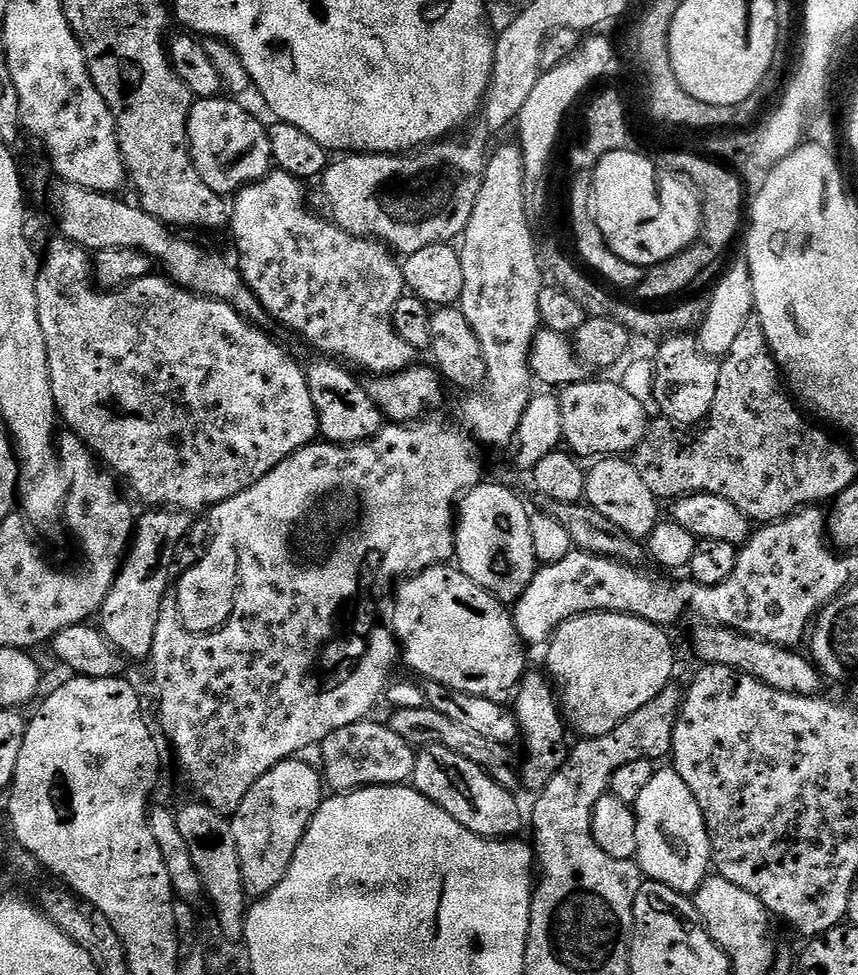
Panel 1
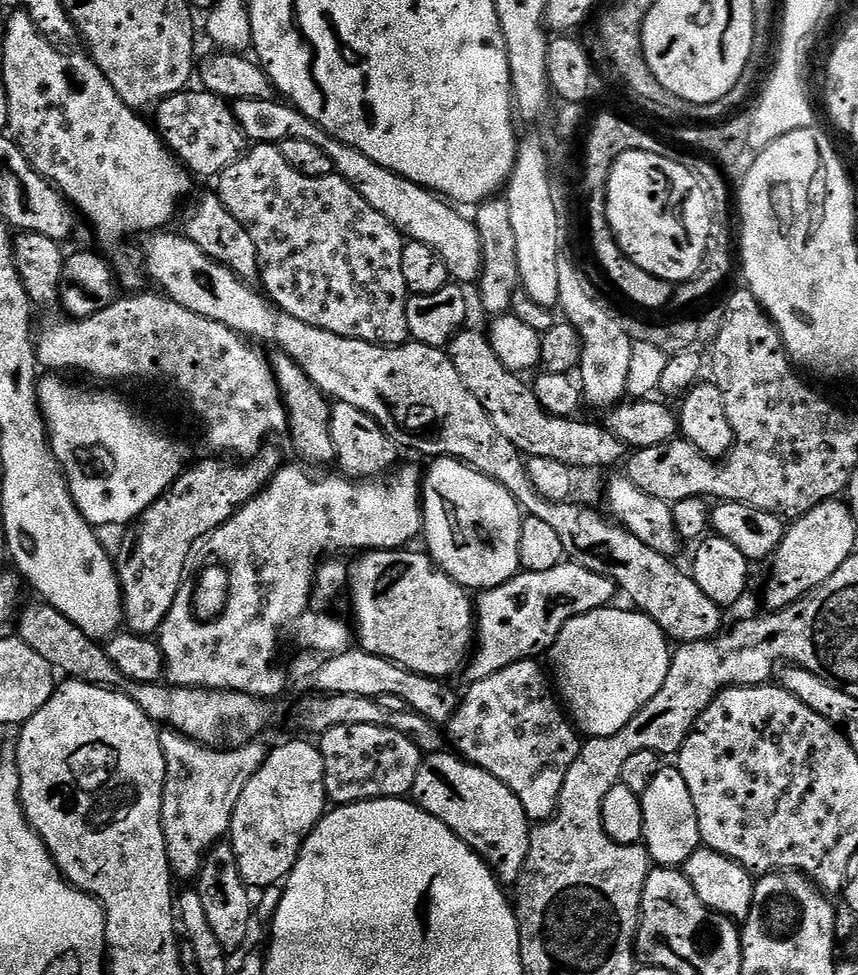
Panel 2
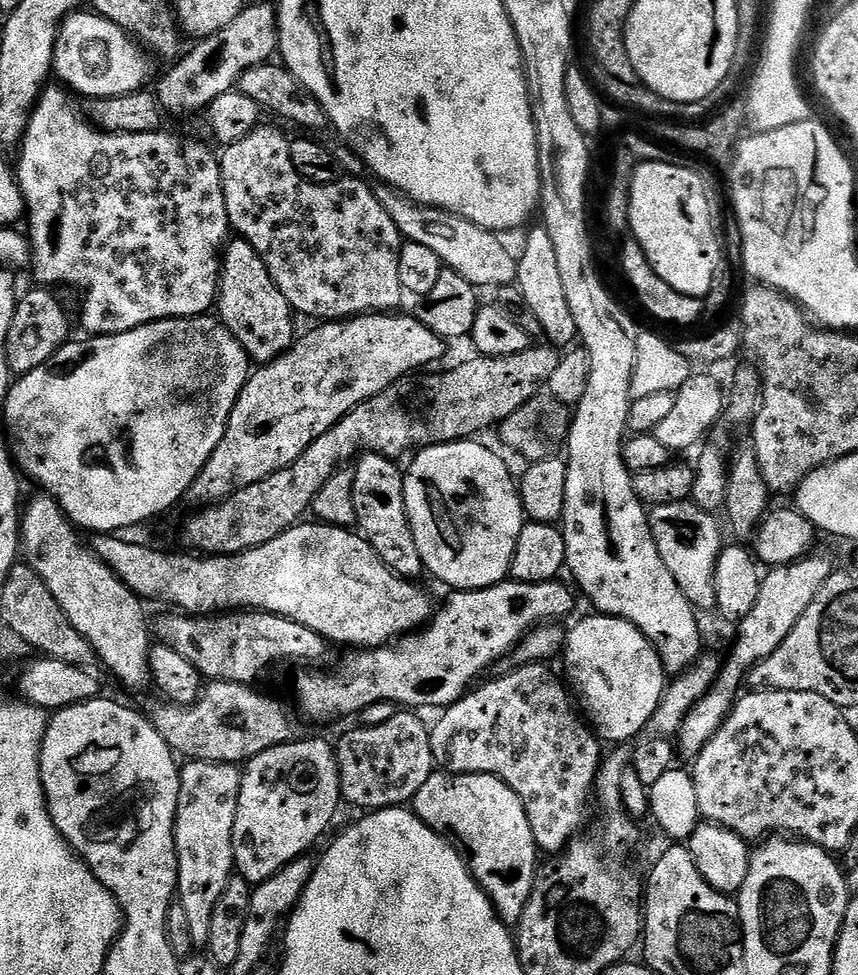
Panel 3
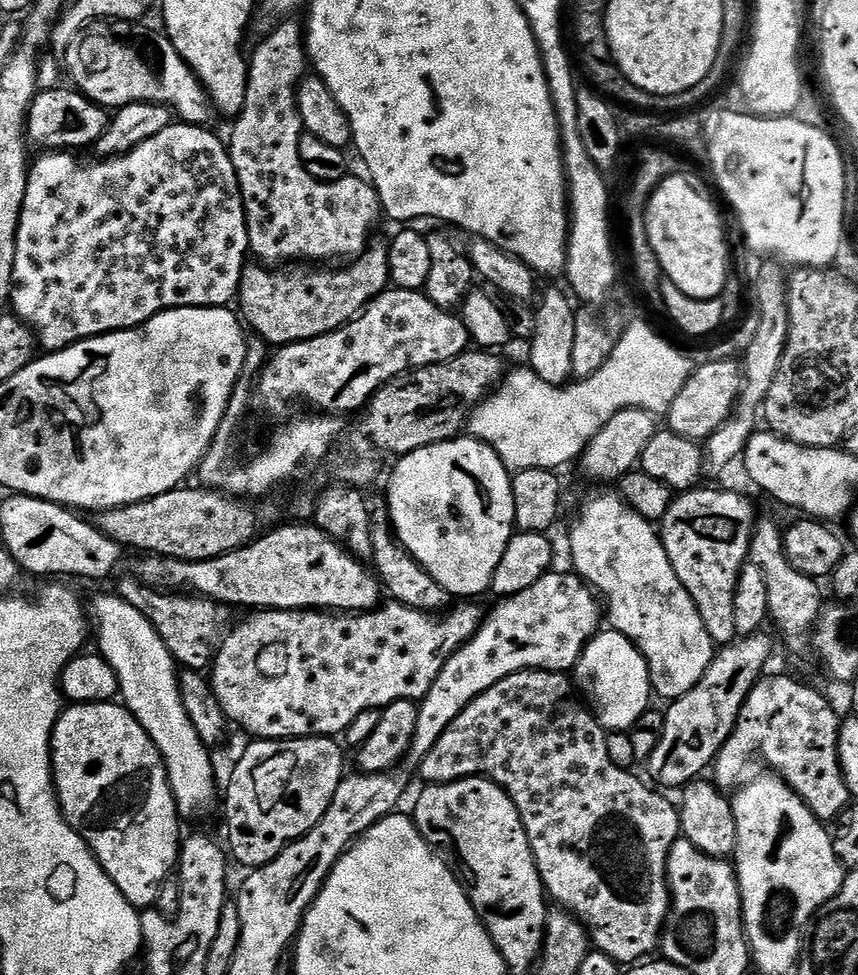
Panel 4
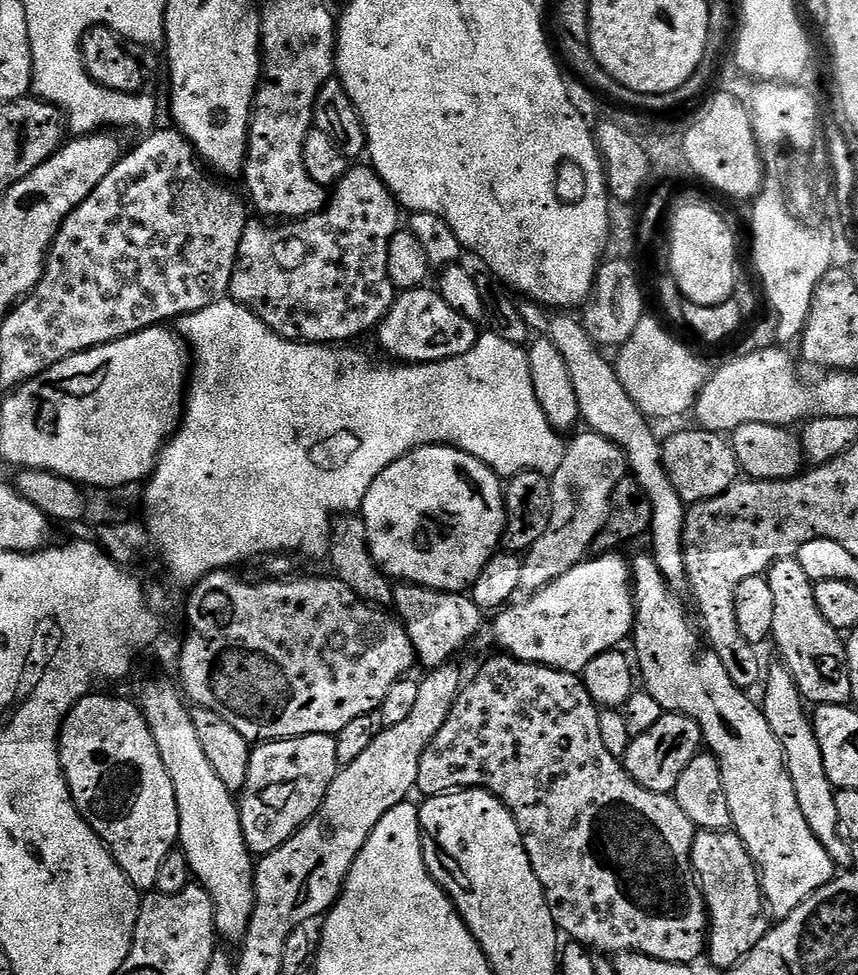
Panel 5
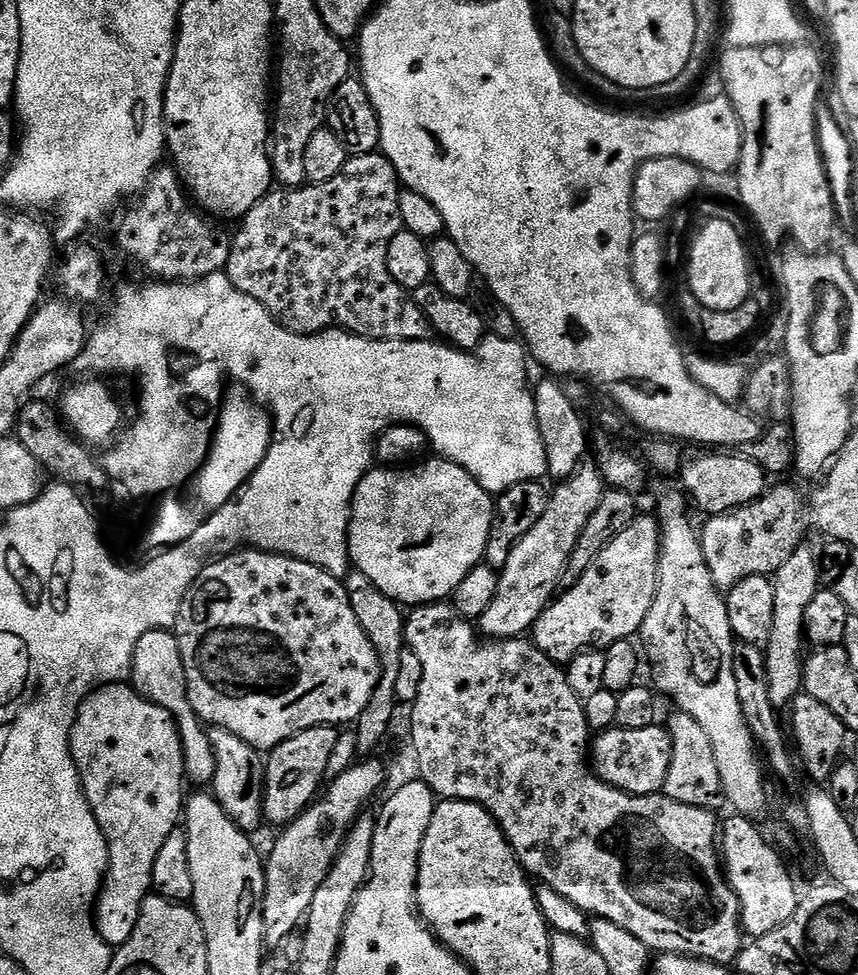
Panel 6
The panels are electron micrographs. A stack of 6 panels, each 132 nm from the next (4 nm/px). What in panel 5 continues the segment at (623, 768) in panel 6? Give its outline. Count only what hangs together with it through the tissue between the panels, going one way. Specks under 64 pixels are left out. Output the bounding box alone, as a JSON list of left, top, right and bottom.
[622,712,704,794]

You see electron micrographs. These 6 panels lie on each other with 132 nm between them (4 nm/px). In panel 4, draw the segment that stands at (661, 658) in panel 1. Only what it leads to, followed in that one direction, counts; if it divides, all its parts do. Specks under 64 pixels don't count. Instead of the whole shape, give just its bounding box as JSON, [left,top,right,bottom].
[574,630,654,734]

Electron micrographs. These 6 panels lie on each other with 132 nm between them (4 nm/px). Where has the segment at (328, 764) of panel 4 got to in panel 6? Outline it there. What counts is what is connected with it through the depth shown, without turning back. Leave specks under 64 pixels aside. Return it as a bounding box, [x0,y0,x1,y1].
[264,726,337,825]

